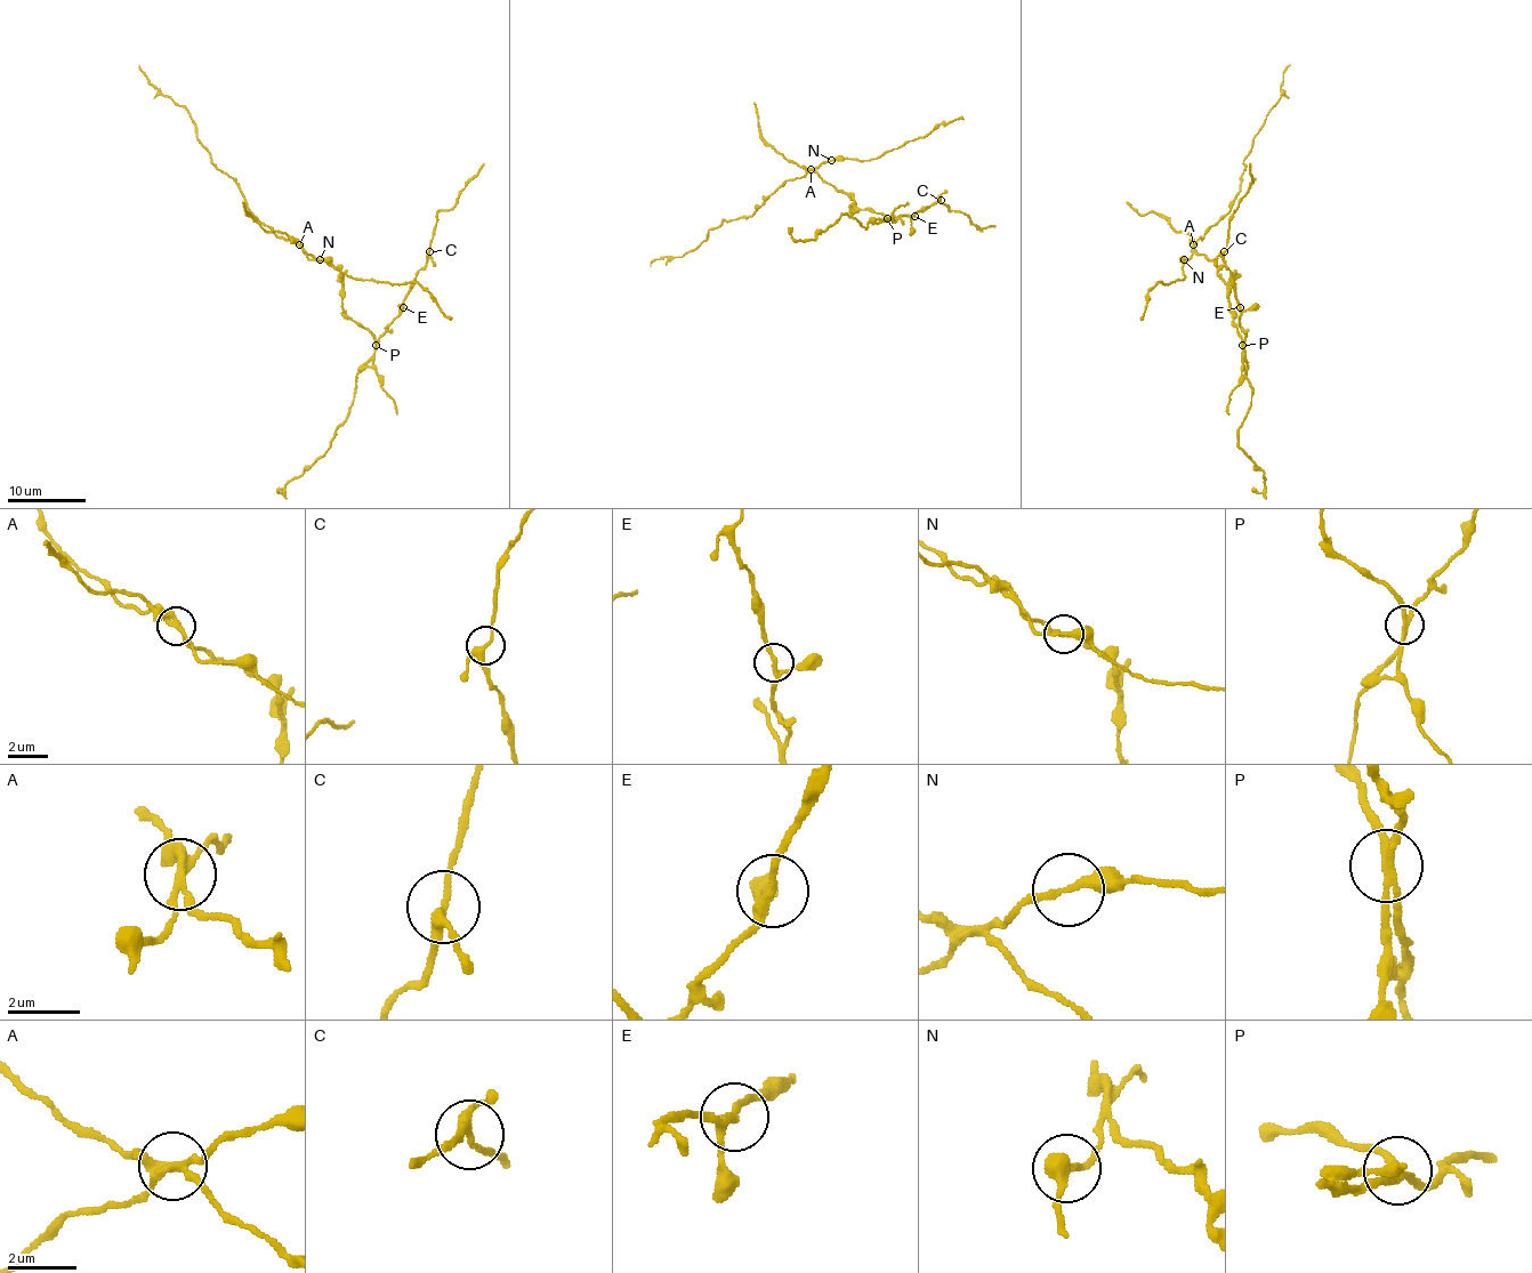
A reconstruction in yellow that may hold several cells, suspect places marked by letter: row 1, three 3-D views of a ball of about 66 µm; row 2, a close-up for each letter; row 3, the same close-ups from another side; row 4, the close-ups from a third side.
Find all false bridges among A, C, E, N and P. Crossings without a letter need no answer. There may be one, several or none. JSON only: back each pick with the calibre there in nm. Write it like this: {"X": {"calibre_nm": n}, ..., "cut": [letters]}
{"A": {"calibre_nm": 240}, "P": {"calibre_nm": 180}, "cut": ["A", "P"]}

